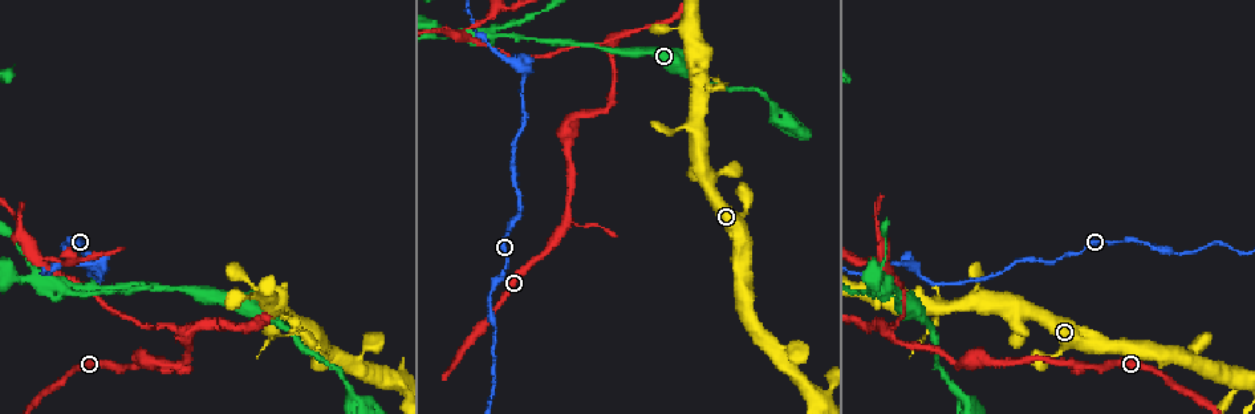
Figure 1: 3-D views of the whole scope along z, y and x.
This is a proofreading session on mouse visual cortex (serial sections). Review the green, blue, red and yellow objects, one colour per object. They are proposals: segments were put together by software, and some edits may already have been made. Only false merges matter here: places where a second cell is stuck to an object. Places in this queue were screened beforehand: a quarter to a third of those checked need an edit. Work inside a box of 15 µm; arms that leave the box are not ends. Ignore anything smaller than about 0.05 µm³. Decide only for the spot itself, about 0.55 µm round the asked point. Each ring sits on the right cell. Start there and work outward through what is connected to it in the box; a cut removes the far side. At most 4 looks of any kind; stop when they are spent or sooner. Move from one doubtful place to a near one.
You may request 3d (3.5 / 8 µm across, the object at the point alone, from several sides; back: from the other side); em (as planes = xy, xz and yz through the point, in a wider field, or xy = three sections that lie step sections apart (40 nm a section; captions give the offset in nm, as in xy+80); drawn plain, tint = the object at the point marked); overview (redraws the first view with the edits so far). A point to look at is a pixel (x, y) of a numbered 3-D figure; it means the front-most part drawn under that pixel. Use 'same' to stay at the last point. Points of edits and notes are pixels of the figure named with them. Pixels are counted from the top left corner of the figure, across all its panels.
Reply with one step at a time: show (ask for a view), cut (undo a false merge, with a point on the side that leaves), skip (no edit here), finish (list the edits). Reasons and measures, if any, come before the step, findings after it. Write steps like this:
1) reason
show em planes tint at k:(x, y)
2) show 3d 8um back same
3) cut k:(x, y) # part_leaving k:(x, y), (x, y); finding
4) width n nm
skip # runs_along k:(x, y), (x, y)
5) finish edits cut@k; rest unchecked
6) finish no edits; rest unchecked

abrupt turn
show 3d 3.5um at 1:(775, 114)

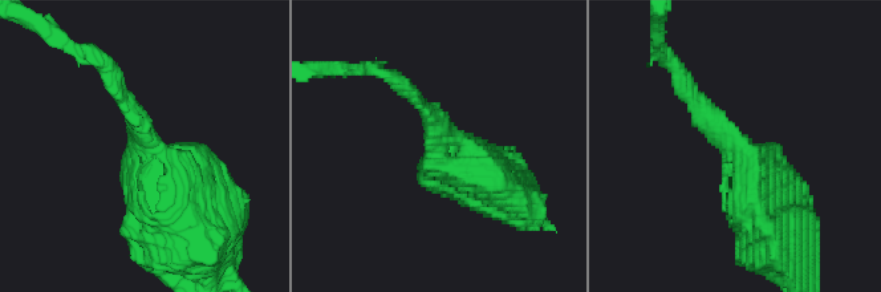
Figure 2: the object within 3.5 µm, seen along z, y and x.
arms 4; arm_widths 200, 250, 350, 450 nm
show em xy step 2 tint at 2:(734, 144)

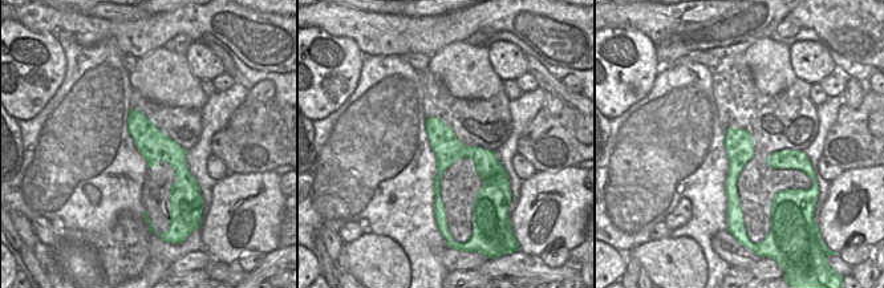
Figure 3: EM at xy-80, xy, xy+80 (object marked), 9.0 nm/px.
skip # runs_along 3:(133, 113), (179, 165), (177, 193); all the same cell

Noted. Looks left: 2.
branch point
show 3d 3.5um at 1:(567, 221)

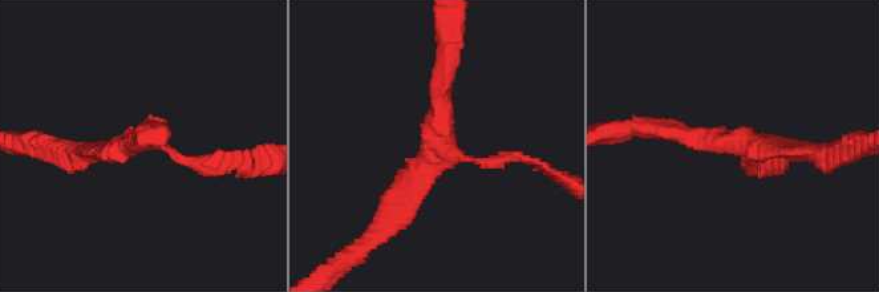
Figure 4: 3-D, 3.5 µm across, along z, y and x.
need the tissue
show em xy step 5 tint at 4:(736, 141)

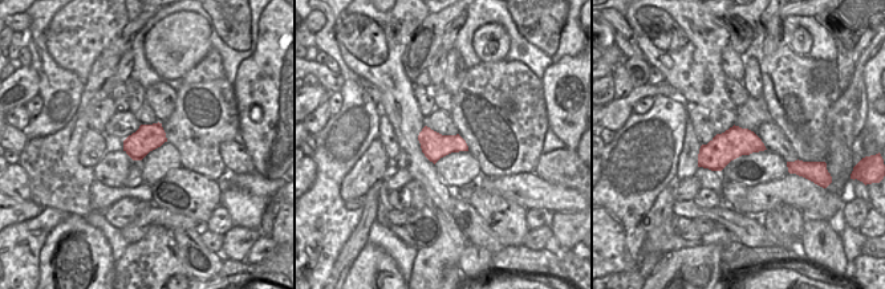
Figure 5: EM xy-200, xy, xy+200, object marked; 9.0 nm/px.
skip # runs_along 4:(391, 220), (434, 146), (448, 61); continuous, no second cell

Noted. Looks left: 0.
finish no edits; rest unchecked

